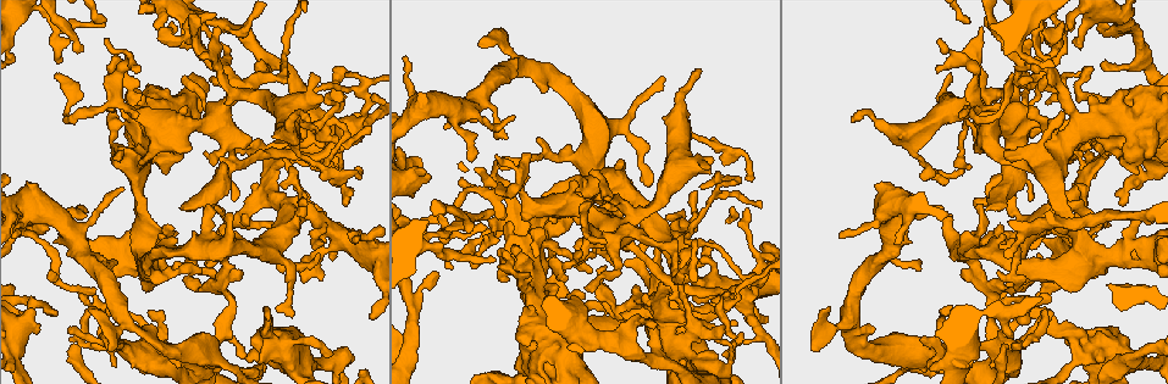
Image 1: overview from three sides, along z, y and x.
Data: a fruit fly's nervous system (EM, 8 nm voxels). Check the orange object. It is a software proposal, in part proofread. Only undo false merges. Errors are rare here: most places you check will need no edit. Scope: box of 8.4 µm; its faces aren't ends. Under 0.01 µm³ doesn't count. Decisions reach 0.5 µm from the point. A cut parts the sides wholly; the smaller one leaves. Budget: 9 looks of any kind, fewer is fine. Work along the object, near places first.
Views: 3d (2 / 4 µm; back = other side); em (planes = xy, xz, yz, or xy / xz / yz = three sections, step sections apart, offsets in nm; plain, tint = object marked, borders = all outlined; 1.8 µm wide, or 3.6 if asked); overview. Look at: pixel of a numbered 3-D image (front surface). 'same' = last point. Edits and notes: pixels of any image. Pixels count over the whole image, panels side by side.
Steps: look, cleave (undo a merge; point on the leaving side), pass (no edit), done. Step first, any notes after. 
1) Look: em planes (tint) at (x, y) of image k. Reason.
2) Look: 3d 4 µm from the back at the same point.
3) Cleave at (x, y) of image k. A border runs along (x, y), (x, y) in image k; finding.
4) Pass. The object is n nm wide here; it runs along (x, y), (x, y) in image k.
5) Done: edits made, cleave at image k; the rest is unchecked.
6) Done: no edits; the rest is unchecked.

Look: 3d 4 µm at (271, 352) of image 1. Thick turns thin.

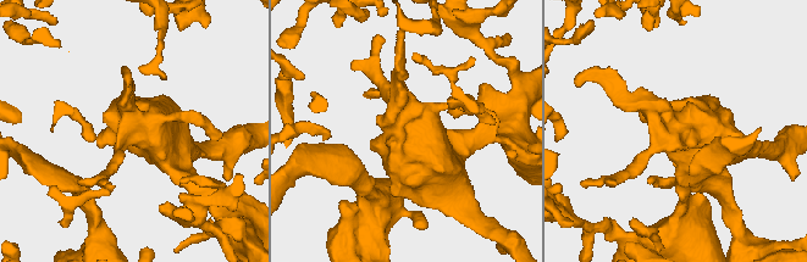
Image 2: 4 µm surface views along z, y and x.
Look: em 3.6 µm planes (borders) at (405, 127) of image 2.

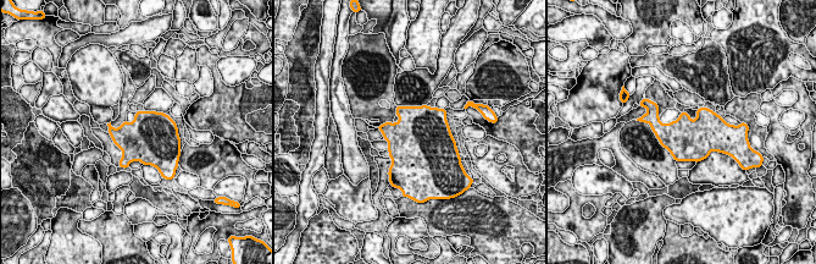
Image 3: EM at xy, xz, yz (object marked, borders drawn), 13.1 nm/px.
Pass. The object is 600 nm wide here; continuous, no second neuron.

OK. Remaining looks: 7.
Look: em planes (tint) at (232, 162) of image 1. Three arms meet.

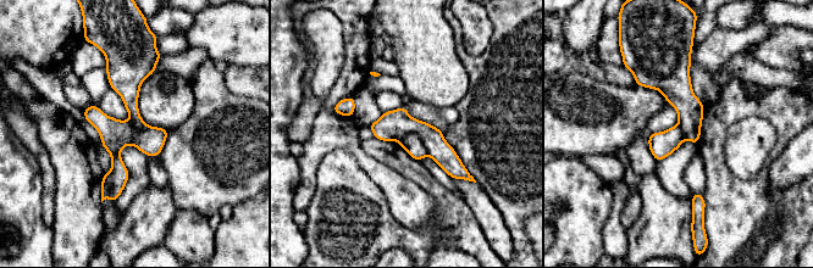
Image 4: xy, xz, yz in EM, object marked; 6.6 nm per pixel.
Cleave at (393, 126) of image 4. The object is 180 nm wide here; a border runs along (398, 140), (415, 133), (429, 154) in image 4; two neurons meet here.

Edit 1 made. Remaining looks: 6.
Done: edits made, cleave at image 4; the rest is unchecked.

